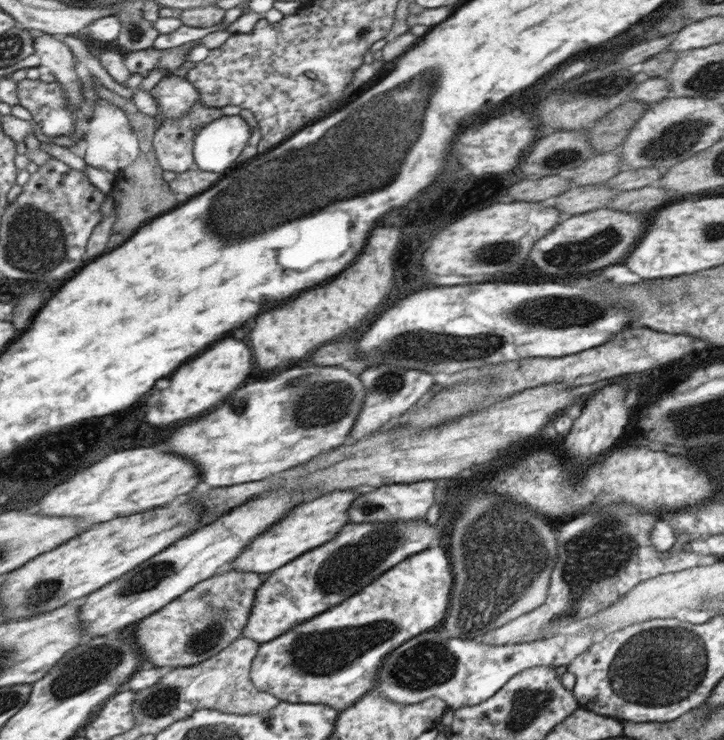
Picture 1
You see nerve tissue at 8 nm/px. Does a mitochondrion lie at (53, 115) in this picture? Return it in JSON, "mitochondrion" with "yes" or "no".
{"mitochondrion":"no"}

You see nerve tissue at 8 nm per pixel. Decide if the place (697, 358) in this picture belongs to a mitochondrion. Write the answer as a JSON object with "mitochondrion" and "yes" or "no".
{"mitochondrion":"no"}

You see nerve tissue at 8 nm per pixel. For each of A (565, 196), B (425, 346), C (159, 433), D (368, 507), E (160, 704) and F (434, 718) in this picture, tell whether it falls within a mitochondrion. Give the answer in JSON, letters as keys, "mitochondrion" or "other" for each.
{"A":"other","B":"mitochondrion","C":"other","D":"mitochondrion","E":"mitochondrion","F":"other"}

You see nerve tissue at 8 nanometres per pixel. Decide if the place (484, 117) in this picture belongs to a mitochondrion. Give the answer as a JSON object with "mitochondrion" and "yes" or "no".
{"mitochondrion":"no"}

